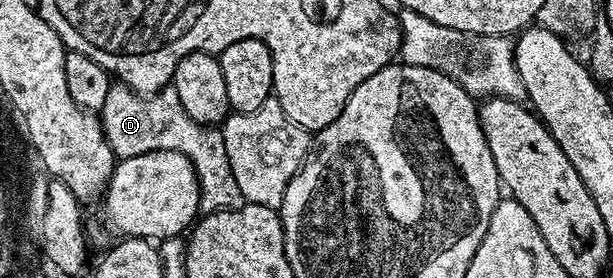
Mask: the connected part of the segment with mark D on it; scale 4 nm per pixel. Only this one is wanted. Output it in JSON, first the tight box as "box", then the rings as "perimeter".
{"box":[98,82,244,212],"perimeter":[[[113,82],[98,118],[117,160],[138,157],[151,151],[177,151],[186,156],[194,165],[200,182],[201,212],[233,211],[244,206],[242,189],[238,189],[238,181],[234,181],[234,172],[230,170],[230,157],[226,157],[223,130],[194,121],[194,117],[182,109],[182,101],[178,101],[178,93],[171,85],[152,95],[139,95],[123,83]]]}

